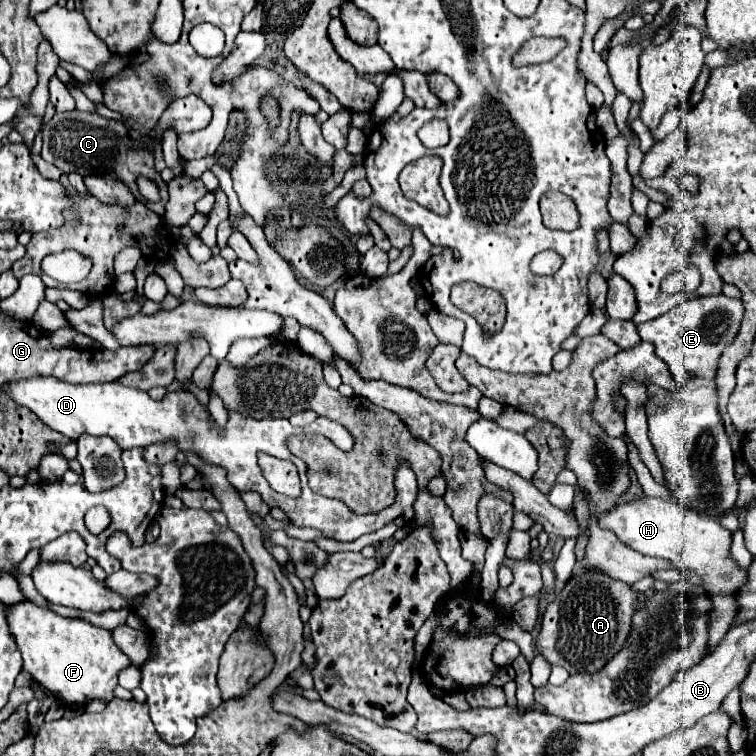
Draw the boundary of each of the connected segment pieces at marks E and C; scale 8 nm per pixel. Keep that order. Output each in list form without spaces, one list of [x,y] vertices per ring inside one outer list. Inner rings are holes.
[[[725,295],[689,299],[665,315],[639,325],[639,335],[643,341],[651,341],[655,345],[655,353],[663,359],[673,373],[679,387],[687,385],[693,377],[699,379],[715,379],[719,357],[729,343],[733,343],[739,333],[739,325],[743,319],[743,303],[739,299],[729,299]]]
[[[69,111],[69,113],[55,113],[51,121],[43,125],[41,137],[41,157],[55,167],[59,167],[63,173],[77,171],[79,175],[91,175],[91,173],[115,173],[137,197],[137,177],[151,179],[161,193],[161,201],[147,203],[147,207],[159,215],[165,211],[165,203],[169,199],[167,185],[161,181],[161,175],[153,169],[153,155],[147,149],[127,149],[131,147],[131,139],[127,135],[127,125],[121,121],[109,121],[101,115],[81,113],[81,111]]]

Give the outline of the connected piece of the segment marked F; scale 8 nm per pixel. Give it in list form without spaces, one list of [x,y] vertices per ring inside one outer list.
[[[31,601],[9,605],[9,629],[23,653],[23,669],[33,675],[63,705],[85,705],[89,701],[109,703],[115,695],[117,675],[131,665],[129,657],[115,645],[111,631],[83,619],[69,619]]]

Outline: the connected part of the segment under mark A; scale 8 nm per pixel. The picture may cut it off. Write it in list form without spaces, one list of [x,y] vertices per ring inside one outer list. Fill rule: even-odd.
[[[577,571],[555,601],[547,605],[535,647],[551,665],[561,665],[569,673],[597,671],[625,643],[637,599],[639,595],[627,583],[617,583],[599,571]]]

